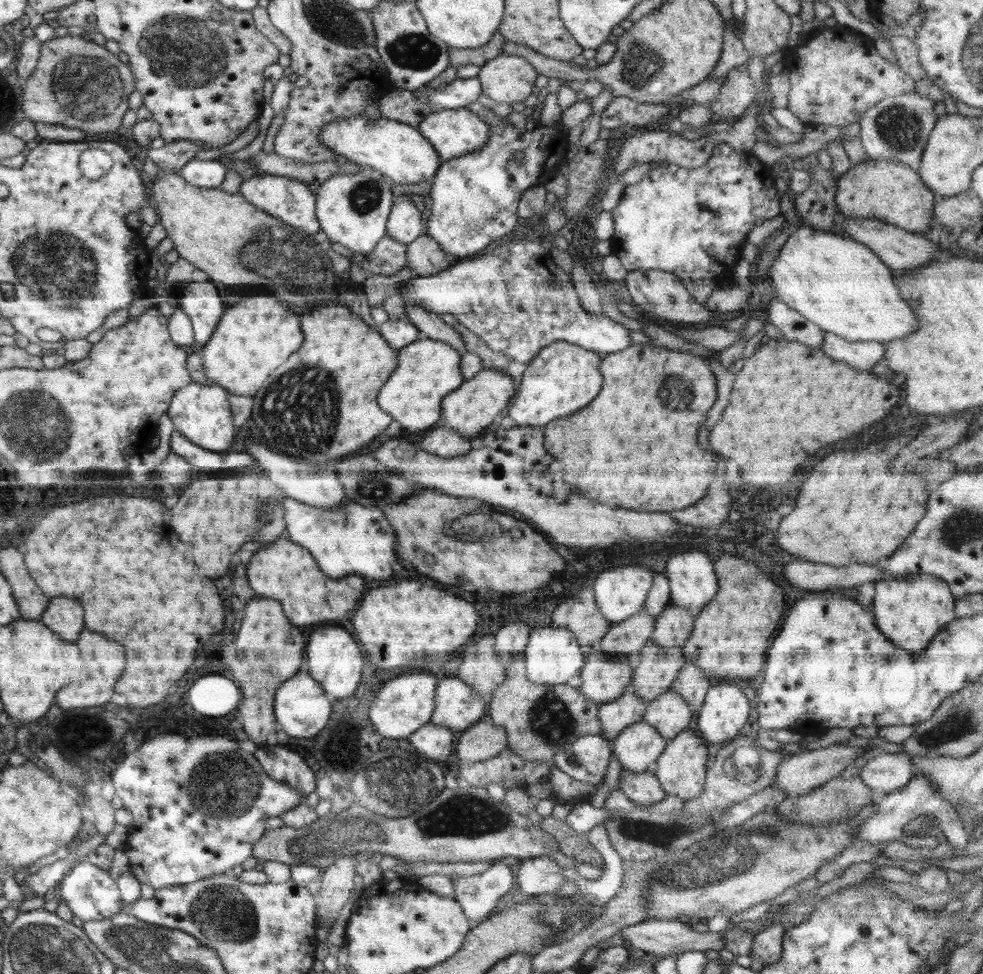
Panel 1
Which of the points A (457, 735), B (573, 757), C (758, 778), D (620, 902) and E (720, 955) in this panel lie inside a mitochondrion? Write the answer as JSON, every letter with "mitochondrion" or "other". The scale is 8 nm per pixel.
{"A":"other","B":"mitochondrion","C":"mitochondrion","D":"other","E":"other"}

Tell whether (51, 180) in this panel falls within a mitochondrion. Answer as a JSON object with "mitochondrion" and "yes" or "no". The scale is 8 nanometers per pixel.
{"mitochondrion":"no"}

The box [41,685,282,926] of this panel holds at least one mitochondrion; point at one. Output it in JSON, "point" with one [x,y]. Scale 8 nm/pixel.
{"point":[223,783]}

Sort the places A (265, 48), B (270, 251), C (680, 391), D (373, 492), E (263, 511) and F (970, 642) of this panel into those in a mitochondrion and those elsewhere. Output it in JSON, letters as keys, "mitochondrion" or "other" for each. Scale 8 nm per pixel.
{"A":"other","B":"mitochondrion","C":"mitochondrion","D":"mitochondrion","E":"mitochondrion","F":"other"}

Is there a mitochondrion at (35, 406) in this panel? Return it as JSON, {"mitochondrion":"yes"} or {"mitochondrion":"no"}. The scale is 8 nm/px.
{"mitochondrion":"yes"}

